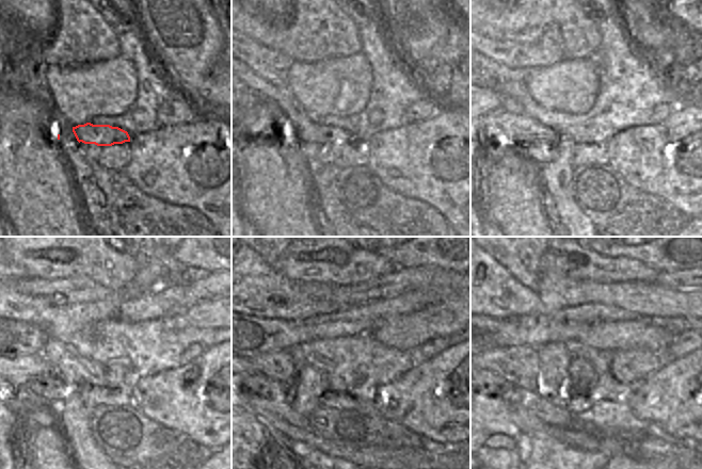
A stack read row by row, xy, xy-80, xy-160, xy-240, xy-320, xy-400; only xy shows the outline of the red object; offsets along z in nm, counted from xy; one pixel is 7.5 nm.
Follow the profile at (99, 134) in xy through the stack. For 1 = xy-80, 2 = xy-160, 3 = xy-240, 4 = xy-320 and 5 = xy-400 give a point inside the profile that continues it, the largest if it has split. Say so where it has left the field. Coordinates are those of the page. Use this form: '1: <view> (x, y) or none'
1: xy-80 (290, 133)
2: xy-160 (500, 129)
3: xy-240 (17, 371)
4: xy-320 (253, 372)
5: none

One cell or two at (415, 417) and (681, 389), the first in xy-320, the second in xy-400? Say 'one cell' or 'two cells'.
one cell

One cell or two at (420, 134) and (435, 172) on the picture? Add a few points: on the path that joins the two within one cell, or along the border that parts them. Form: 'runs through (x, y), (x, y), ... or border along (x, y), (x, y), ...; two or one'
runs through (424, 144), (424, 149), (435, 162); one

